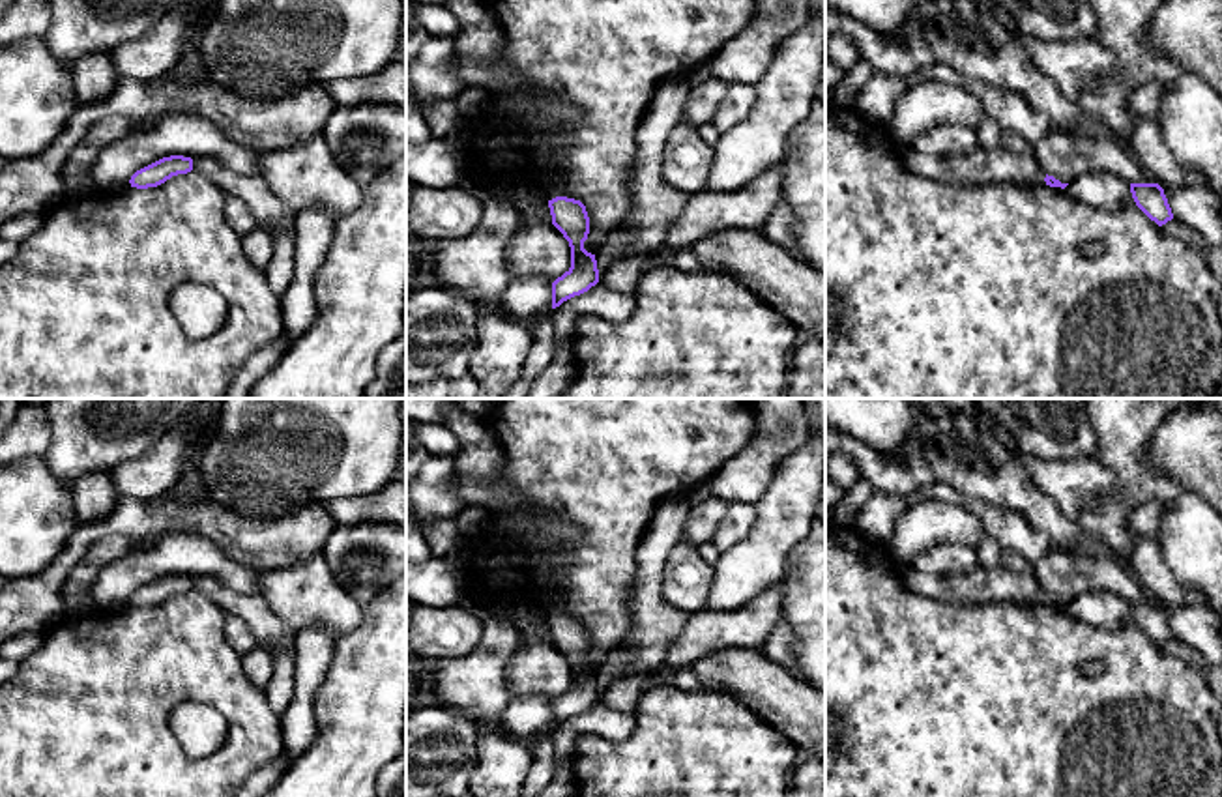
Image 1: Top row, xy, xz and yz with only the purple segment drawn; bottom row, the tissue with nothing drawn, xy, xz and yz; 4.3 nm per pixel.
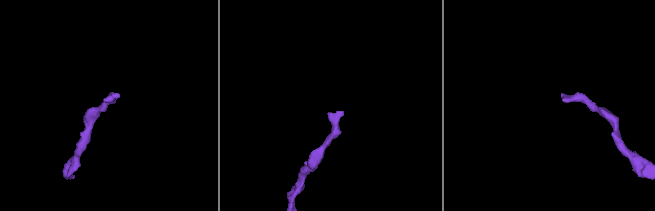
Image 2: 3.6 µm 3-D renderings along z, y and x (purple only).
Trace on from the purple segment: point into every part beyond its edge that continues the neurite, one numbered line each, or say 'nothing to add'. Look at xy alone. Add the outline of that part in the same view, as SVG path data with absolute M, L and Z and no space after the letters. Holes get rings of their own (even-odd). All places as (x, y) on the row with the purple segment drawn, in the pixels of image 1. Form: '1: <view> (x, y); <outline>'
nothing to add

